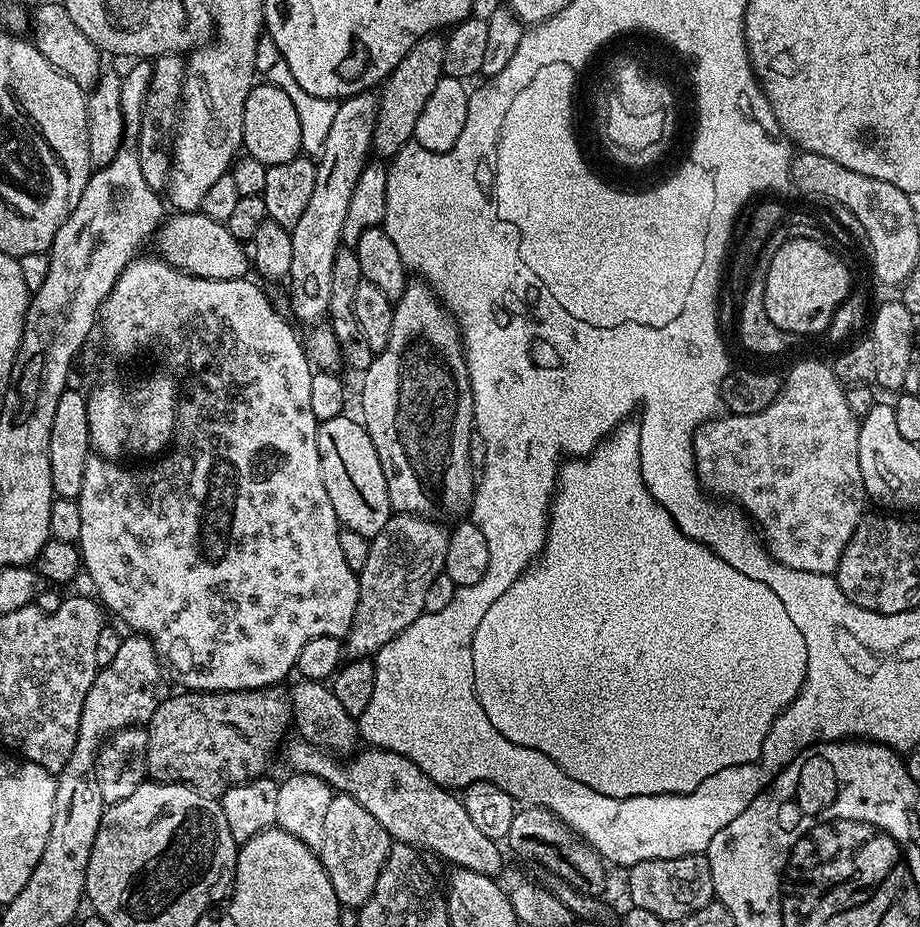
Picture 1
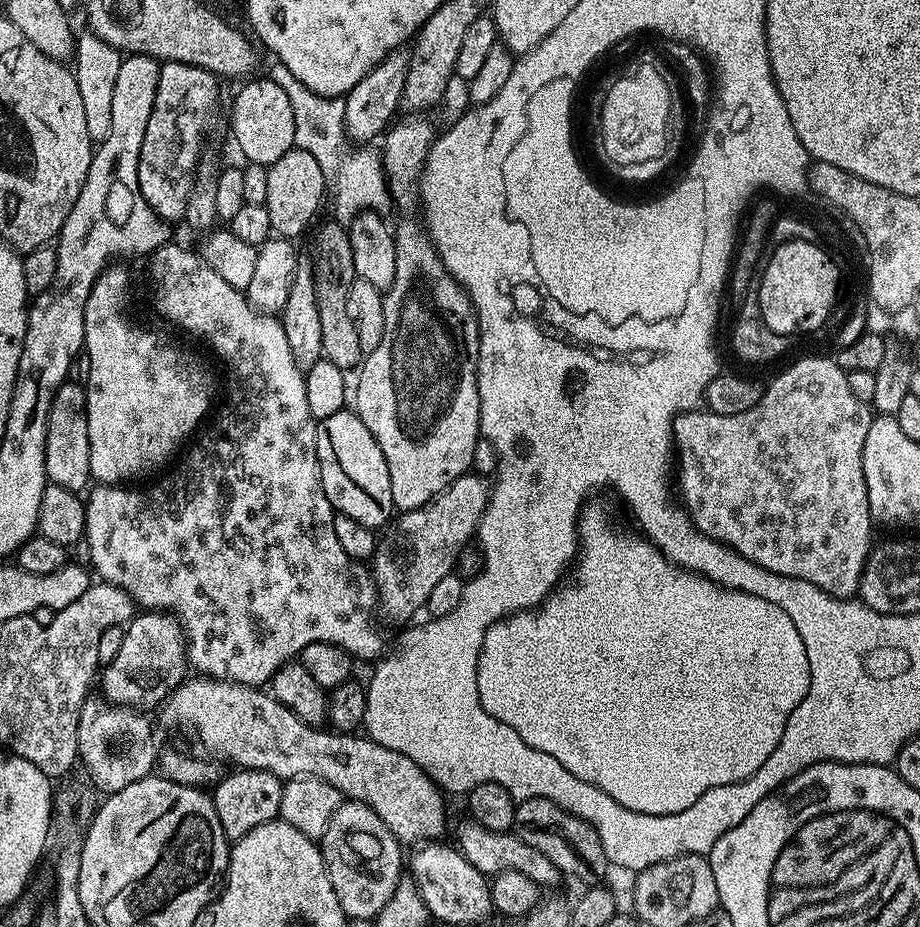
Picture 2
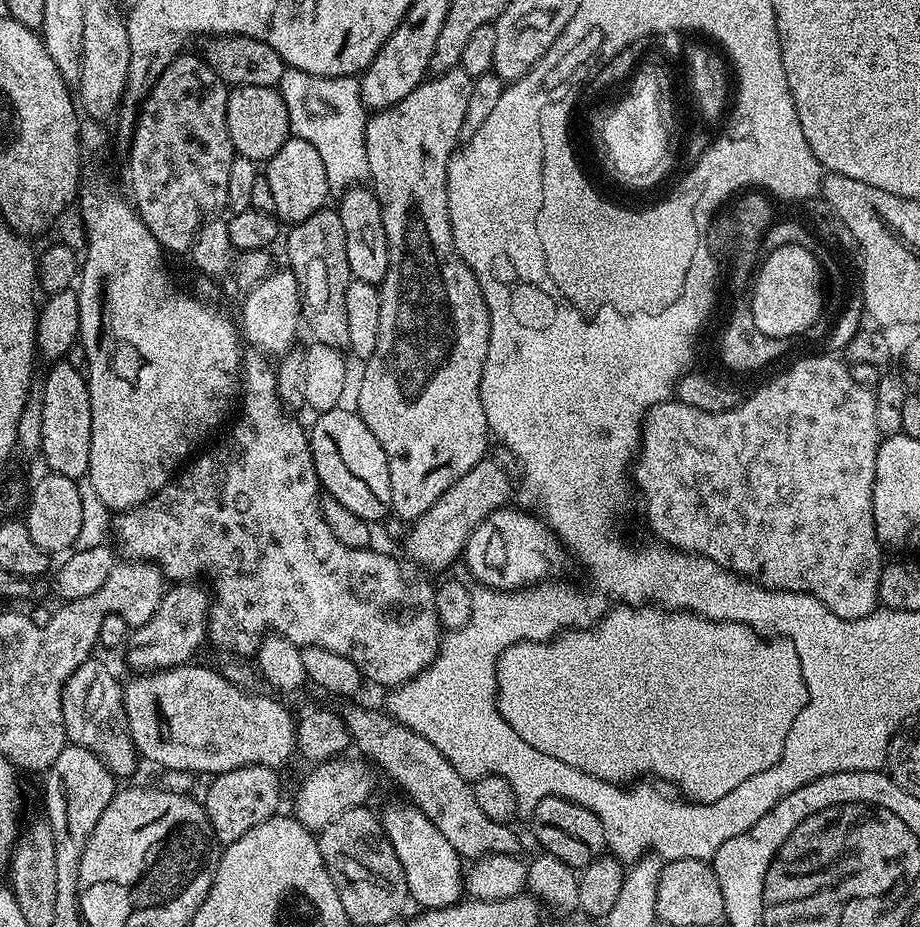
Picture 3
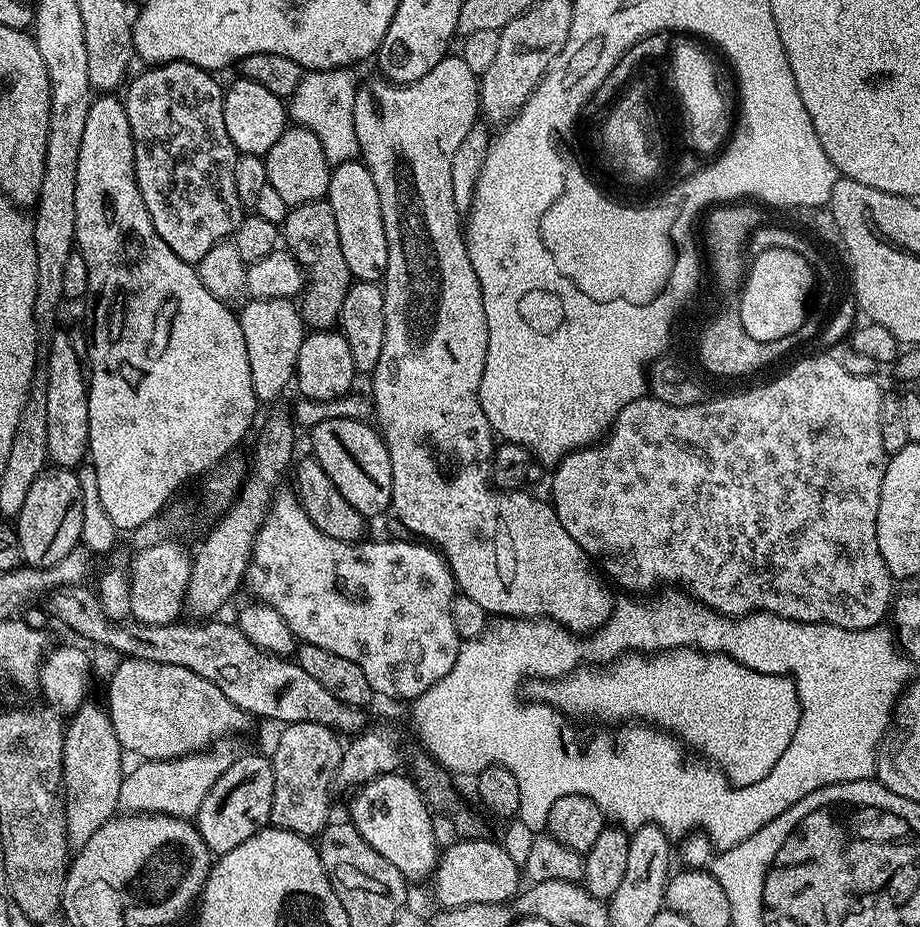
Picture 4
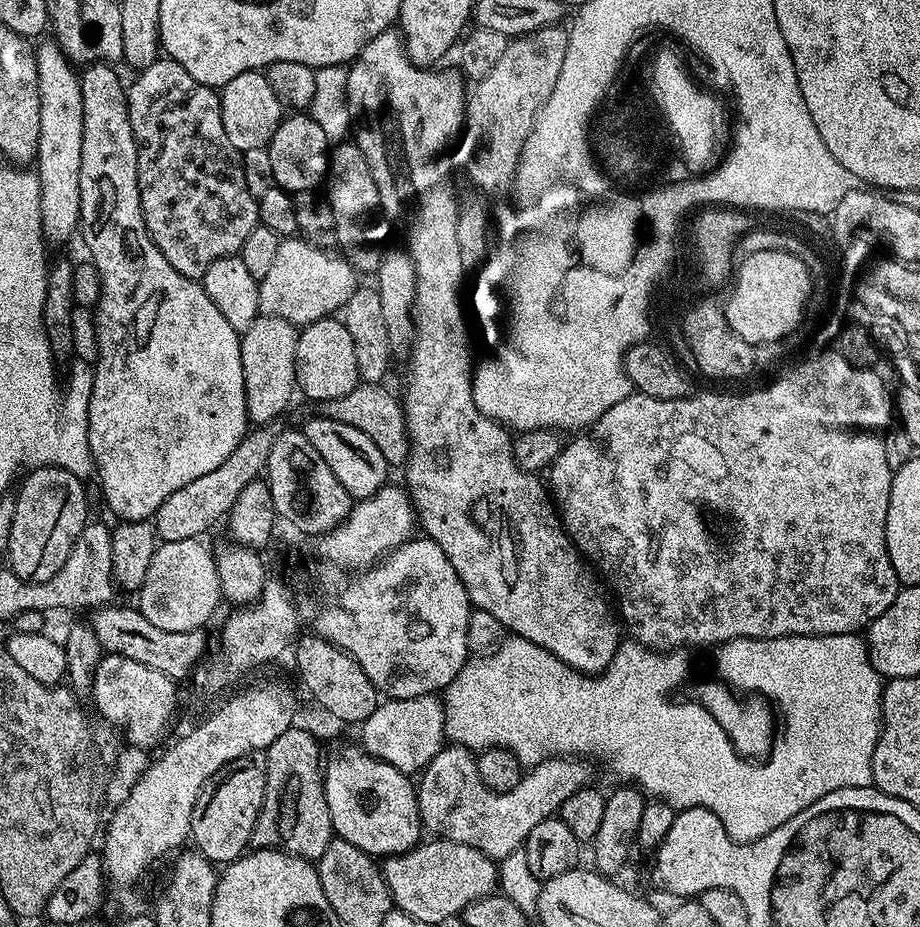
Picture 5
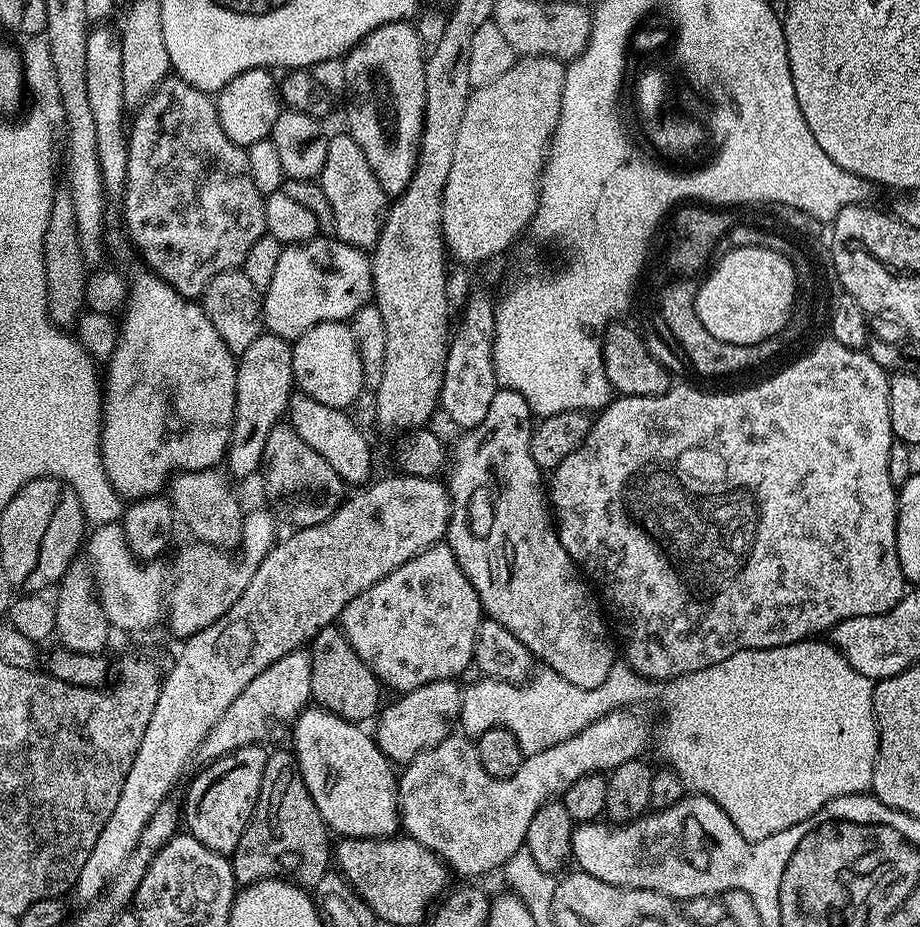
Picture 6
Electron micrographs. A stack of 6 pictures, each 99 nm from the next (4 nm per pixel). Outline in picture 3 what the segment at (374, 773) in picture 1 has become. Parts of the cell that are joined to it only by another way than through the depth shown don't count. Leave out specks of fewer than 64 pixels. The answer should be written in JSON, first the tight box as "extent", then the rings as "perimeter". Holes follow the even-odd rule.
{"extent":[123,662,297,774],"perimeter":[[[189,662],[183,664],[181,668],[164,668],[161,672],[149,672],[147,674],[137,675],[137,680],[132,680],[129,684],[123,685],[124,689],[124,709],[126,710],[126,718],[130,726],[130,732],[136,743],[137,753],[141,757],[144,756],[148,760],[153,760],[156,764],[161,764],[161,769],[170,772],[186,772],[189,774],[197,774],[196,772],[212,772],[211,774],[219,774],[229,772],[235,768],[245,768],[246,766],[266,766],[277,770],[283,769],[282,766],[293,755],[297,755],[296,746],[296,726],[297,721],[292,720],[292,716],[279,704],[276,700],[271,700],[268,696],[255,696],[252,692],[247,692],[247,687],[241,686],[228,680],[224,676],[223,671],[212,668],[203,668],[197,662]]]}

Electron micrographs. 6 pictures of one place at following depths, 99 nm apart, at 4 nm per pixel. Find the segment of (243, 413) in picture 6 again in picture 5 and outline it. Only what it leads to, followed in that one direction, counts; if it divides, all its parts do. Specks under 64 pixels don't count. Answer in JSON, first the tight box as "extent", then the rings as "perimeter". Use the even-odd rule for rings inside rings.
{"extent":[240,314,297,425],"perimeter":[[[261,314],[240,337],[242,378],[246,382],[246,410],[253,425],[266,424],[272,419],[283,417],[292,395],[297,395],[294,366],[297,335],[297,325],[282,318]]]}

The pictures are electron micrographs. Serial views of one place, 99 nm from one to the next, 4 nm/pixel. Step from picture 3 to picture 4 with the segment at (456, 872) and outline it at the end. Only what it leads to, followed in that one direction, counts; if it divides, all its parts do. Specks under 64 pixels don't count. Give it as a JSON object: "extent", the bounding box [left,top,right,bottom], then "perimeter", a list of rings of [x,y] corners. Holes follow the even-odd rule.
{"extent":[348,774,438,882],"perimeter":[[[389,774],[376,776],[370,782],[359,785],[355,789],[356,797],[348,804],[350,822],[386,858],[403,874],[404,879],[415,882],[431,877],[438,859],[436,848],[436,828],[432,825],[434,819],[428,802],[415,780],[407,775]]]}

